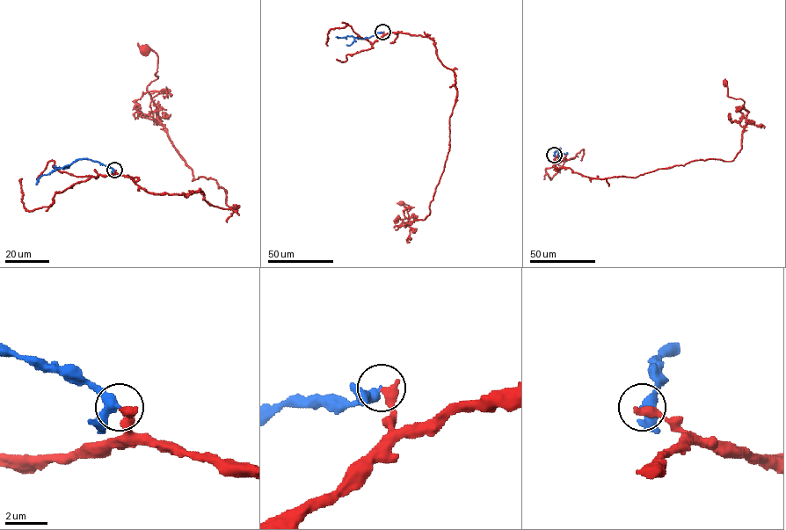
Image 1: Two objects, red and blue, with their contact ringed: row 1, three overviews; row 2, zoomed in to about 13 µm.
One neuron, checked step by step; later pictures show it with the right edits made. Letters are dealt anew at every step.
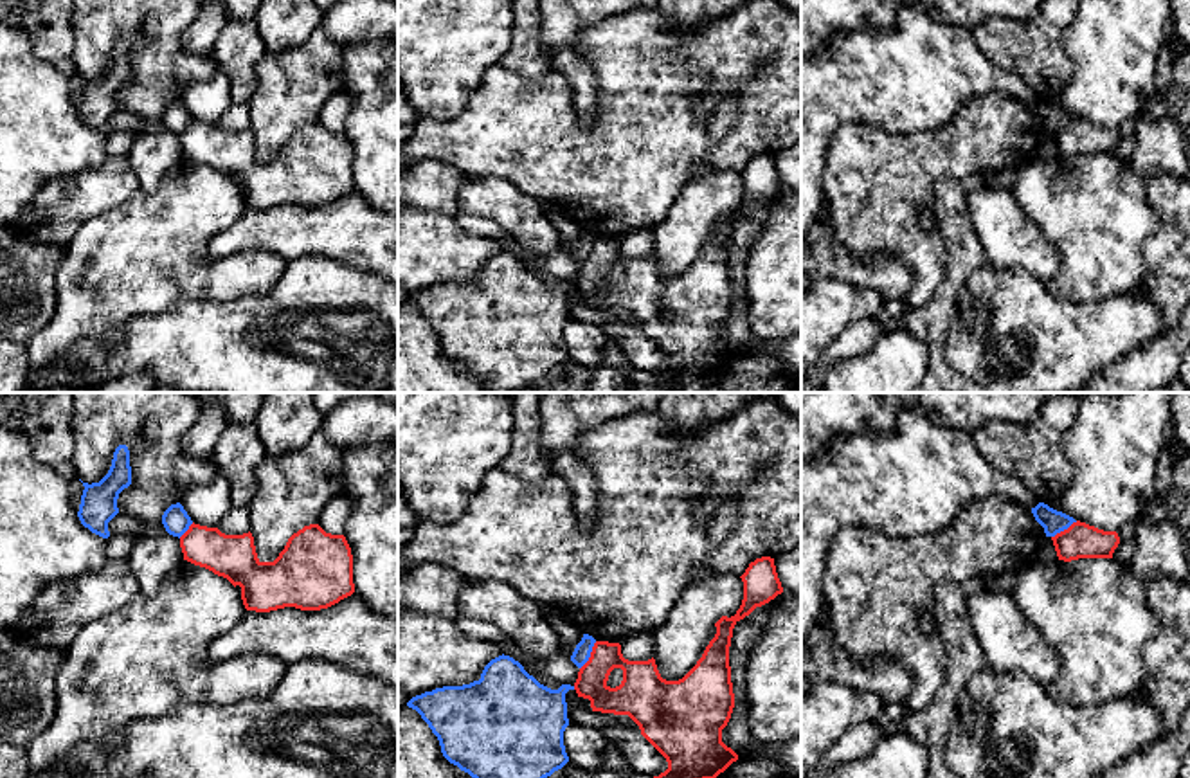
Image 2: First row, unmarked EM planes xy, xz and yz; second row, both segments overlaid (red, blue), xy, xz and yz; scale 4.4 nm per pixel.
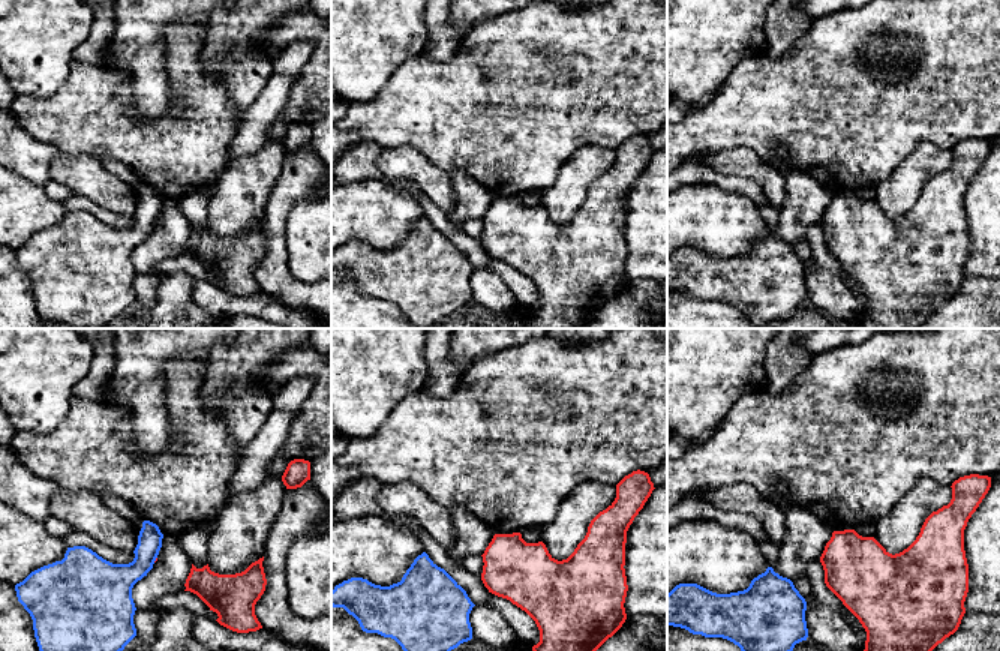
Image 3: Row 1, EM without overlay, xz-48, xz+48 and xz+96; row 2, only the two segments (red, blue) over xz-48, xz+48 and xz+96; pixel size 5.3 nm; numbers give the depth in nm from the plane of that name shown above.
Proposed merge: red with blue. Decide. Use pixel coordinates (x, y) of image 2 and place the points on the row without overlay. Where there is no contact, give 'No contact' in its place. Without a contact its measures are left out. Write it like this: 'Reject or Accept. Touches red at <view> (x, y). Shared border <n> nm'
Reject. Touches red at xz (591, 253). Shared border 150 nm

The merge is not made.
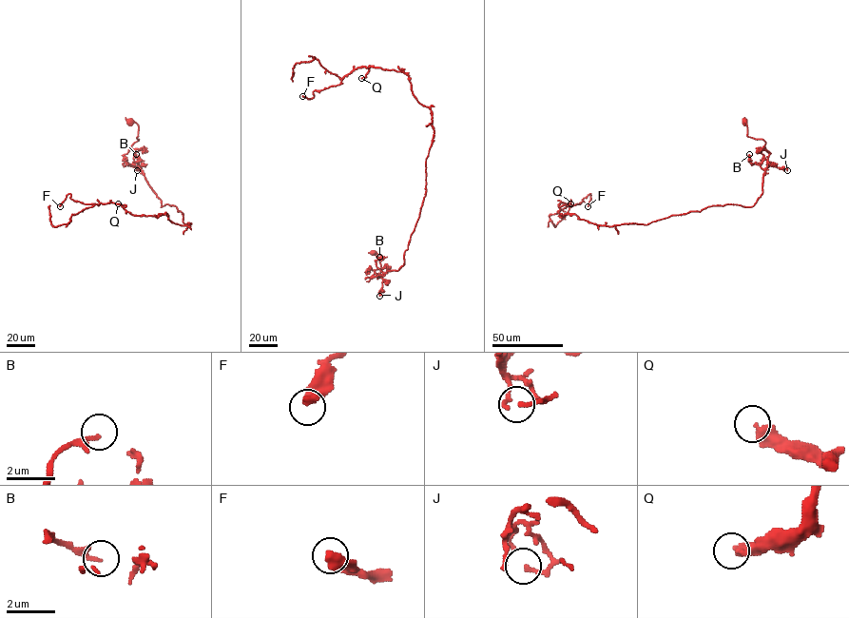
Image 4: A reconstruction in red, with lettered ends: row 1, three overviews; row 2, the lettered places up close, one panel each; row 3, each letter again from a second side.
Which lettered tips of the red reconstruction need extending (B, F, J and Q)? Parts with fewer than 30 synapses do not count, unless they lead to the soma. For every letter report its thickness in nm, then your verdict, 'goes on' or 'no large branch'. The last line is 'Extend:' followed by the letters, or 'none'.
B: calibre 120 nm; no large branch
F: calibre 440 nm; no large branch
J: calibre 180 nm; no large branch
Q: calibre 440 nm; no large branch
Extend: none

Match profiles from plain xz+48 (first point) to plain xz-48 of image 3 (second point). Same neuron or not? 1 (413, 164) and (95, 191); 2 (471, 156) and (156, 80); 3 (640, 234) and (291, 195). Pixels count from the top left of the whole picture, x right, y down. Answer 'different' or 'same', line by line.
1: same
2: different
3: different

